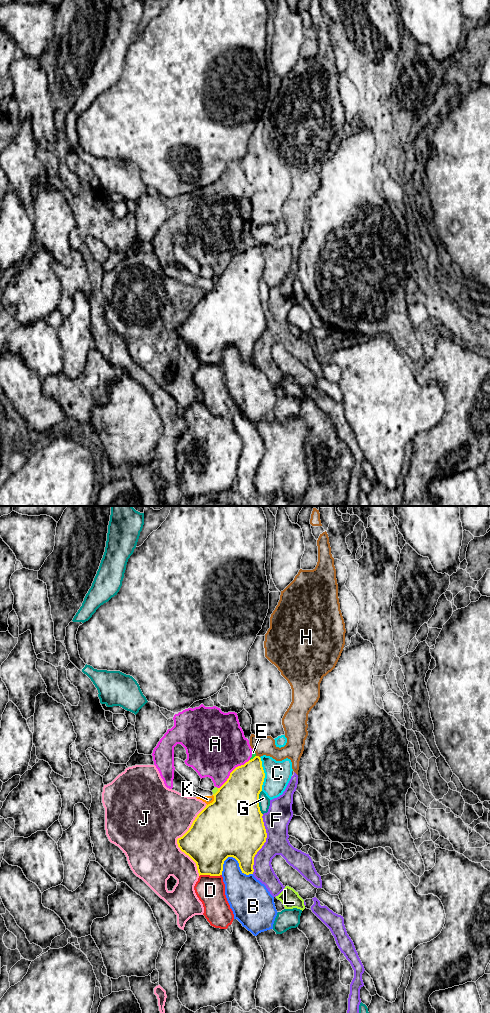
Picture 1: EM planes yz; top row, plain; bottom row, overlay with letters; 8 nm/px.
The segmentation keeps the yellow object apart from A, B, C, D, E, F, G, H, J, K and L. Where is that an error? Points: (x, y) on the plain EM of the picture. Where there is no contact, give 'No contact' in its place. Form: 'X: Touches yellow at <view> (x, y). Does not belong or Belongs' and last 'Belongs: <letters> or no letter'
A: Touches yellow at yz (232, 259). Does not belong
B: Touches yellow at yz (239, 352). Does not belong
C: Touches yellow at yz (264, 262). Does not belong
D: Touches yellow at yz (210, 363). Does not belong
E: Touches yellow at yz (253, 246). Does not belong
F: Touches yellow at yz (263, 332). Does not belong
G: Touches yellow at yz (258, 290). Does not belong
H: Touches yellow at yz (258, 244). Does not belong
J: Touches yellow at yz (177, 328). Does not belong
K: Touches yellow at yz (213, 289). Does not belong
L: Touches yellow at yz (217, 279). Does not belong
Belongs: no letter

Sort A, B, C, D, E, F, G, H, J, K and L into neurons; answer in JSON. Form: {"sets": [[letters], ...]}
{"sets": [["A", "C", "E", "K"], ["B"], ["D"], ["F", "H"], ["G"], ["J"], ["L"]]}

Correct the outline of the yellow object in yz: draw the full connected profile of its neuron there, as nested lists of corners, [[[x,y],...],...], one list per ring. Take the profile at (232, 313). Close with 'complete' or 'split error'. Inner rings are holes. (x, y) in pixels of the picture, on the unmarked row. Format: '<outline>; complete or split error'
[[[259,244],[246,250],[244,253],[236,255],[227,269],[213,282],[214,289],[197,303],[189,318],[177,327],[178,335],[188,343],[197,354],[200,363],[220,364],[223,359],[224,349],[228,345],[235,346],[242,361],[253,362],[254,345],[266,330],[267,321],[263,310],[263,302],[259,295],[259,282],[262,279],[265,261],[262,249]]]; complete

